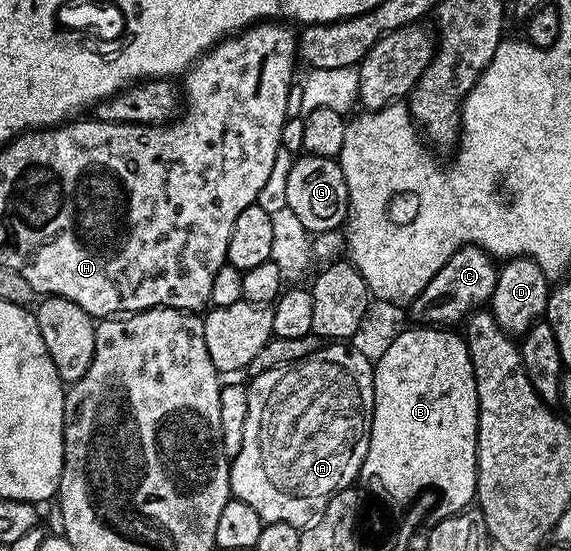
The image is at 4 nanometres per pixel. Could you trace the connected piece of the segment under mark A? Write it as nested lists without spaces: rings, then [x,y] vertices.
[[[326,344],[306,358],[263,371],[248,382],[247,423],[243,423],[243,443],[231,458],[229,492],[247,507],[255,507],[262,522],[291,523],[302,530],[317,520],[334,493],[350,488],[361,476],[373,422],[374,362],[349,345]]]

